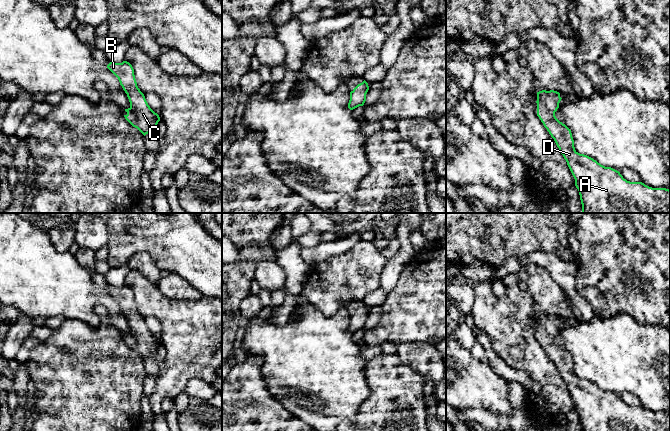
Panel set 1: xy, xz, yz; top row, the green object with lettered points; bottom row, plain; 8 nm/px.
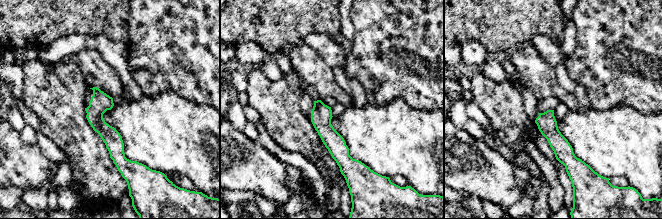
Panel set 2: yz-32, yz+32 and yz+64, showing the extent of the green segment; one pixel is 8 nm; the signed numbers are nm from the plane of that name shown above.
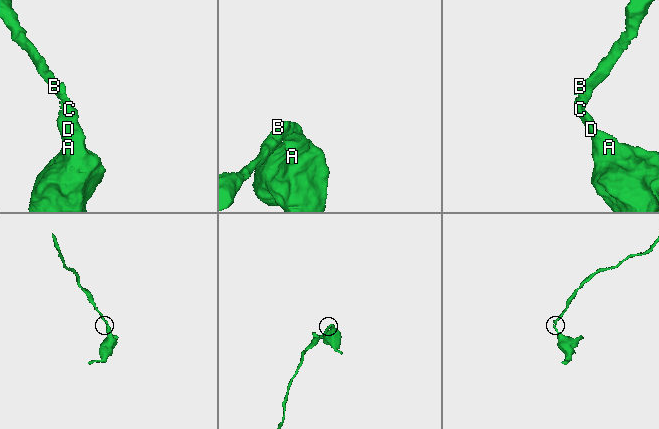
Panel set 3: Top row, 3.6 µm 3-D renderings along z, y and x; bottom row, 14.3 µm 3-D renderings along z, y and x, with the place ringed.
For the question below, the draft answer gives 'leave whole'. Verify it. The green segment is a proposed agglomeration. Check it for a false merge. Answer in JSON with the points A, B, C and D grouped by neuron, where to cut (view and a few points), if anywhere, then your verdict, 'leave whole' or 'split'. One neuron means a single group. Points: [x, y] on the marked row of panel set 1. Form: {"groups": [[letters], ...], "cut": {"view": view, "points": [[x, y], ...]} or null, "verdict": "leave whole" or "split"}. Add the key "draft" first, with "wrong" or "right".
{"draft": "right", "groups": [["A", "B", "C", "D"]], "cut": null, "verdict": "leave whole"}

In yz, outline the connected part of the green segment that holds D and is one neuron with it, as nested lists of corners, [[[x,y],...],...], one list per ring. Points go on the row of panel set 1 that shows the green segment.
[[[554,90],[537,92],[537,116],[554,139],[575,179],[582,213],[670,213],[669,189],[652,188],[642,182],[627,181],[619,171],[605,167],[575,150],[571,130],[555,116],[561,99],[560,93]]]

